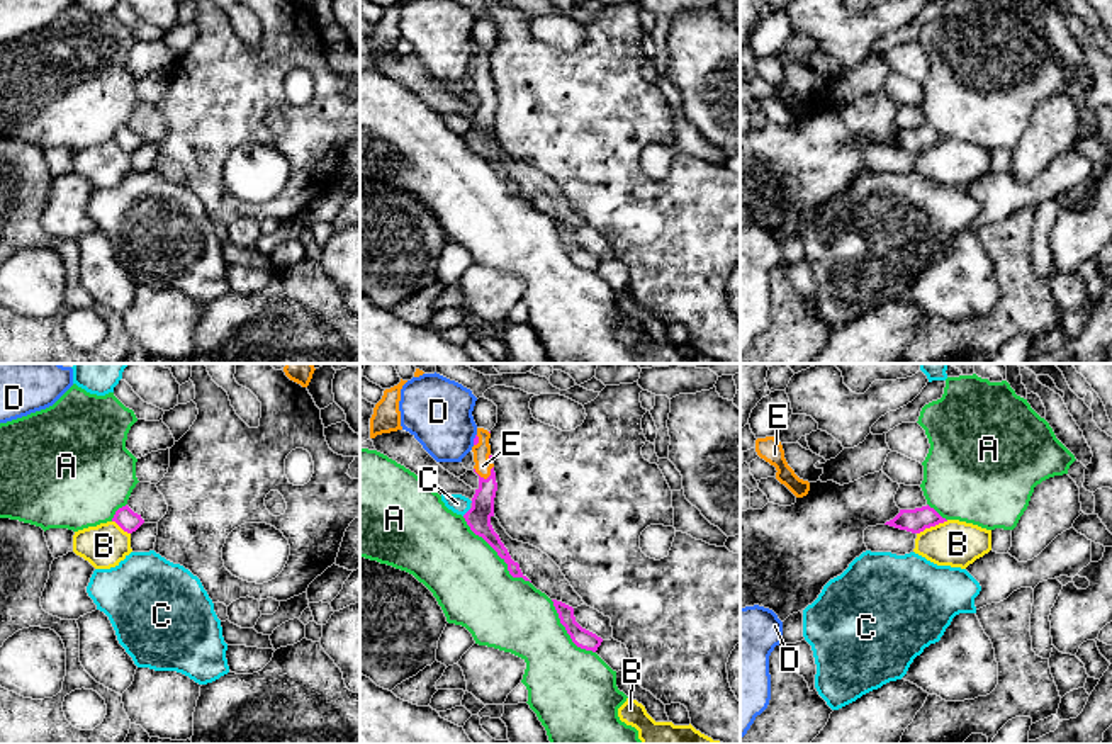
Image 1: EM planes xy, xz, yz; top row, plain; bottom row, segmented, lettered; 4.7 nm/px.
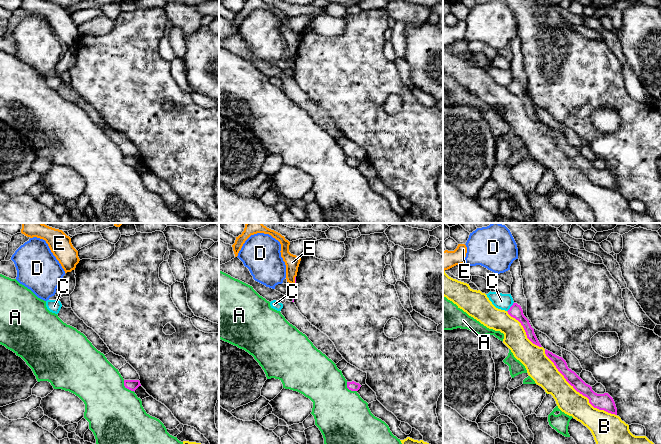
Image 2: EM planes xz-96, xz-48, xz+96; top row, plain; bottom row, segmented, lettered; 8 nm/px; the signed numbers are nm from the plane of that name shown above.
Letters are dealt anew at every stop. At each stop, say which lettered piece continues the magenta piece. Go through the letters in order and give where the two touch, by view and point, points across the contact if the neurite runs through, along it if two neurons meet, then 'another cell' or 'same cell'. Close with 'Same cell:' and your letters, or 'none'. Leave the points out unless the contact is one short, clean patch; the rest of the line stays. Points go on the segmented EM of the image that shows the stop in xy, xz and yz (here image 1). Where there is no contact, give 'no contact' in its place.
A: contact xz (498, 554); another cell
B: contact yz (932, 525); another cell
C: contact xz (467, 512); border xz (471, 508), (462, 515); another cell
D: contact xz (474, 439); border xz (476, 434), (472, 444); another cell
E: contact xz (482, 478); another cell
Same cell: none

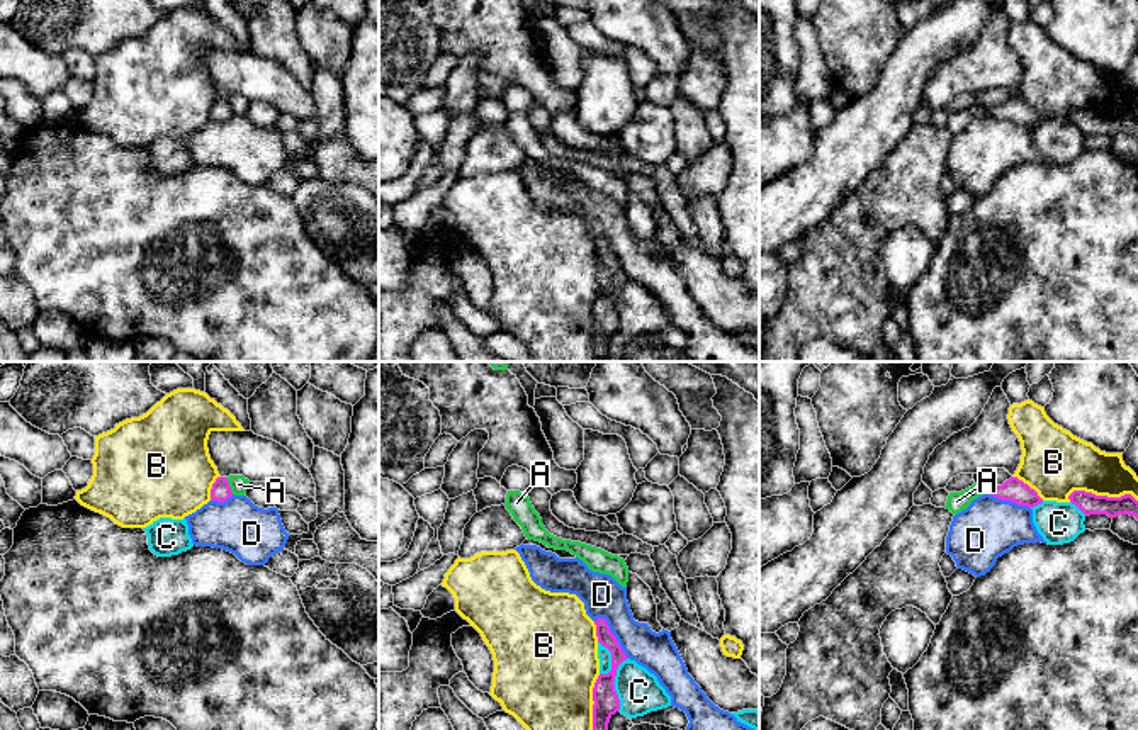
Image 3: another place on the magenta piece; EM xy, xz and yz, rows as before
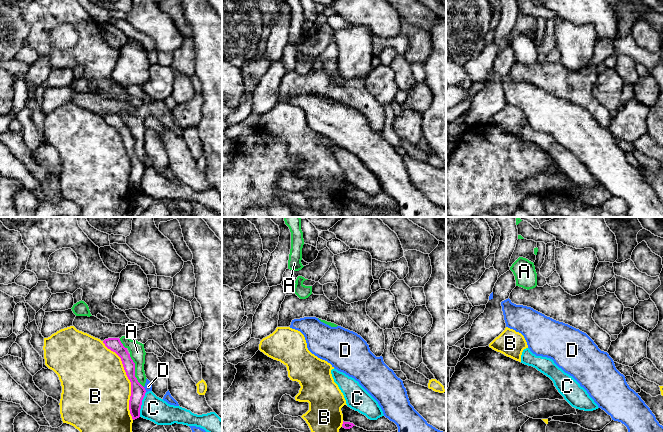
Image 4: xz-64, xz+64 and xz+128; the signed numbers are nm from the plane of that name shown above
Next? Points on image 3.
A: contact xy (228, 486); border xy (225, 477), (233, 493); another cell
B: contact yz (1103, 496); another cell
C: contact xz (614, 685); same cell
D: contact xz (614, 635); border xz (598, 617), (605, 620), (627, 657); another cell
Same cell: C

